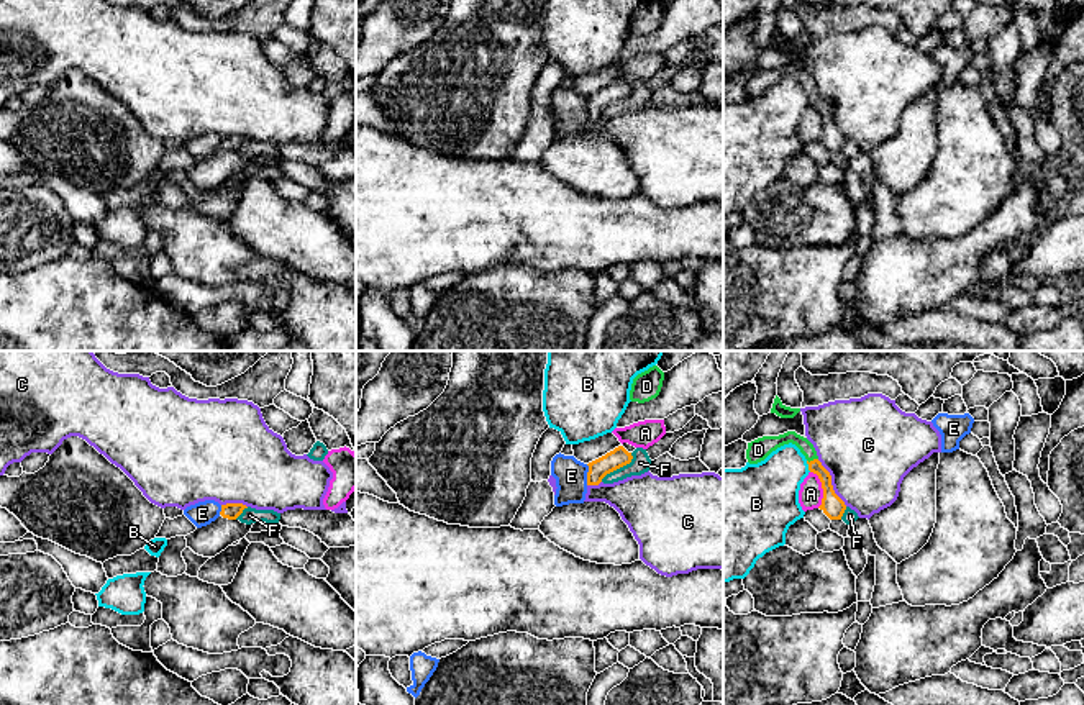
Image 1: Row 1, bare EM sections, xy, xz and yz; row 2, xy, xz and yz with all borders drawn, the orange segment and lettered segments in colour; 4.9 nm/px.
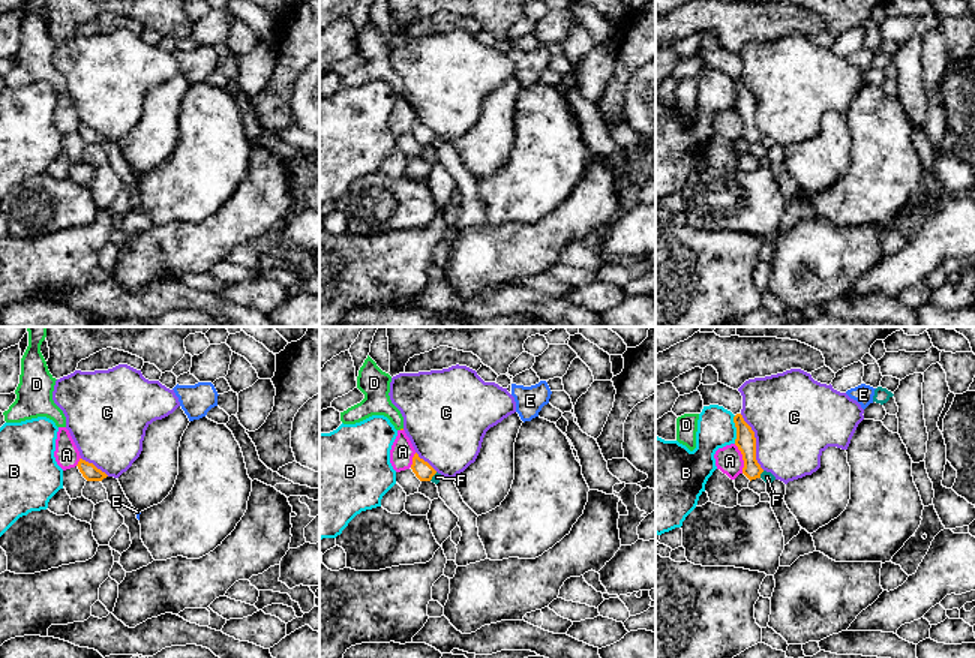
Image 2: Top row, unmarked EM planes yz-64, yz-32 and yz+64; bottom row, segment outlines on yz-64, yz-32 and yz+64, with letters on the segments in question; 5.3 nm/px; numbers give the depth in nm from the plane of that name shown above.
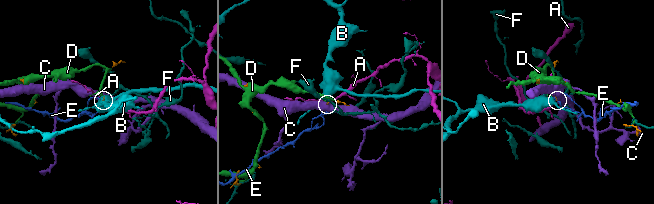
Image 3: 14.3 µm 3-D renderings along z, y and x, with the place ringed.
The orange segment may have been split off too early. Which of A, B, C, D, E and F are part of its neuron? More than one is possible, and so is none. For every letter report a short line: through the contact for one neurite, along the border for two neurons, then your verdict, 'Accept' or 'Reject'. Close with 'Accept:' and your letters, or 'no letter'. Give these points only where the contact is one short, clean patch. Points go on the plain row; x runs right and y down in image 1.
A: Line: yz (810, 104), (817, 109), (822, 122), (822, 136), (819, 140). Reject
B: Line: yz (806, 94), (810, 104). Reject
C: Line: yz (817, 92), (828, 105), (833, 125), (847, 138). Reject
D: Accept
E: Reject
F: Line: xz (632, 86), (628, 95), (610, 104), (601, 113). Reject
Accept: D

